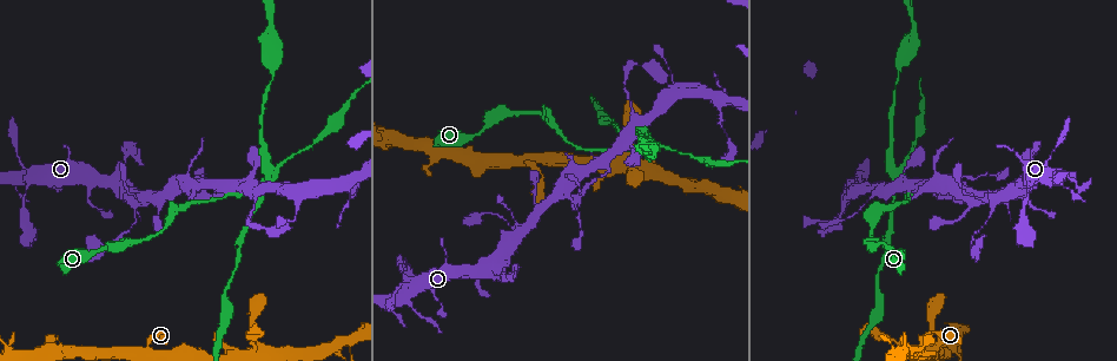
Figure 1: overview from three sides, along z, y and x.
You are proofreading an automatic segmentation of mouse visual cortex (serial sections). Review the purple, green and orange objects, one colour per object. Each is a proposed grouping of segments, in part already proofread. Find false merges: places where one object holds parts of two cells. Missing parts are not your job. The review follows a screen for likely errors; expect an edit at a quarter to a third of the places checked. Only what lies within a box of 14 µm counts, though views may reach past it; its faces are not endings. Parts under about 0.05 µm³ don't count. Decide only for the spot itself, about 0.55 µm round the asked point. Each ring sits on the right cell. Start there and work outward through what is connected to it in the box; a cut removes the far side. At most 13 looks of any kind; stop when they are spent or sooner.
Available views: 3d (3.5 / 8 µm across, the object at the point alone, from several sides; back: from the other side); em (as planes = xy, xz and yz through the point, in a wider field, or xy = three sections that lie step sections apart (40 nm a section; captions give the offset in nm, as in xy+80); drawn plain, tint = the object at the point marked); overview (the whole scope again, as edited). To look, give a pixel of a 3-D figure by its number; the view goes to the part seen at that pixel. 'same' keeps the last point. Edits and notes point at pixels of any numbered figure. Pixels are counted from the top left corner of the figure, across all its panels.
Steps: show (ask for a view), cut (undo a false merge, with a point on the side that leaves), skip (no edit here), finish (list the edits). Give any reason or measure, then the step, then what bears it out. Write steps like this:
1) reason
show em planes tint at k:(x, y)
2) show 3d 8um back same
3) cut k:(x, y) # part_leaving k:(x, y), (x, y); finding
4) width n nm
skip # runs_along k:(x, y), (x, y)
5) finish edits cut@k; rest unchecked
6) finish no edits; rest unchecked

four or more arms meet
show 3d 8um at 1:(562, 192)

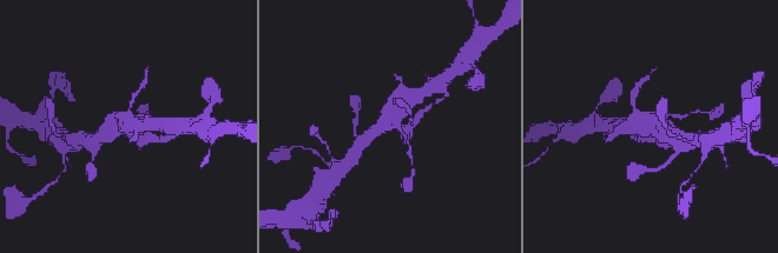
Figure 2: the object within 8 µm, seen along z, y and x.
arms 4; arm_widths 150, 150, 450, 500 nm; now the EM
show em xy step 5 tint at 2:(654, 123)

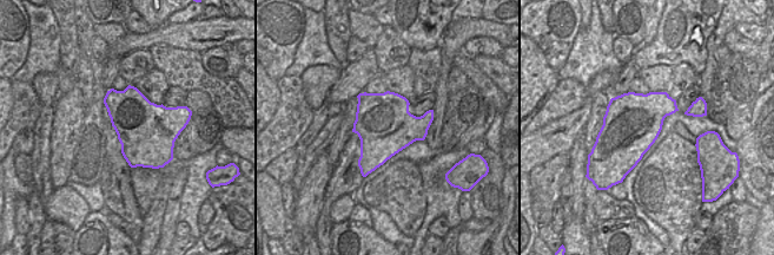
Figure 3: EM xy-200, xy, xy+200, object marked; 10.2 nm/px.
skip # runs_along 2:(363, 140), (409, 99); one cell here

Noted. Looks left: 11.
thick turns thin
show 3d 3.5um back at 1:(675, 83)

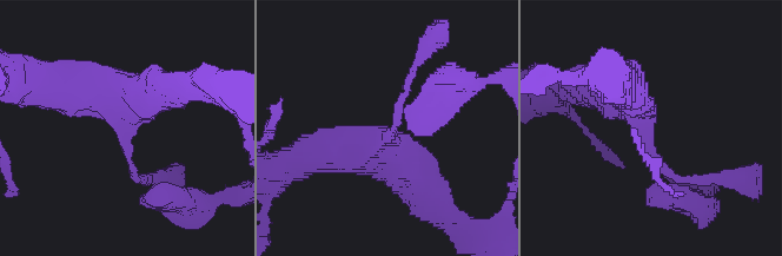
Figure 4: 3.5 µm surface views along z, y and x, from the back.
show em planes tint at 4:(391, 130)

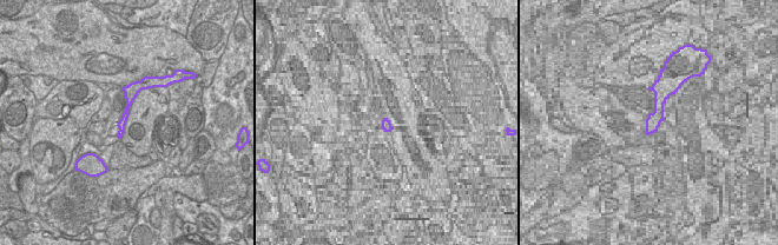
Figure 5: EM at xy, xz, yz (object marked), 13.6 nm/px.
skip # runs_along 5:(134, 87), (131, 91), (122, 127); all the same cell

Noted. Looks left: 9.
looks like a crossing
show 3d 3.5um at 1:(892, 177)

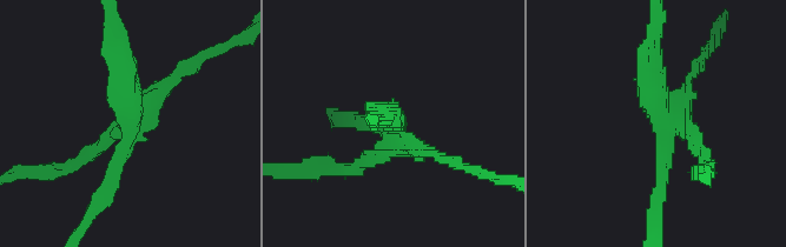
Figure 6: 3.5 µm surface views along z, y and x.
show em xy step 3 tint at 6:(667, 124)

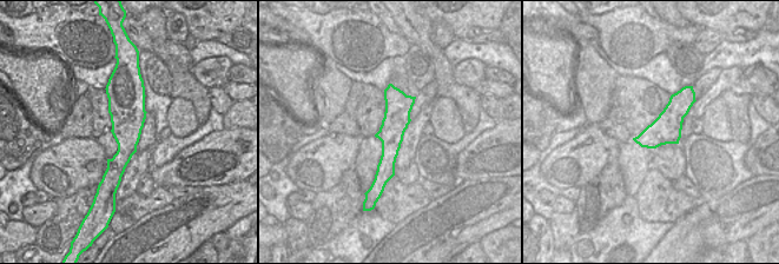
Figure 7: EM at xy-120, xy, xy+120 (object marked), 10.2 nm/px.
cut 6:(119, 87) # border 7:(405, 94), (394, 117), (404, 130); two cells meet here

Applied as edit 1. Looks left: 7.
sudden change in width
show 3d 3.5um at 1:(916, 138)

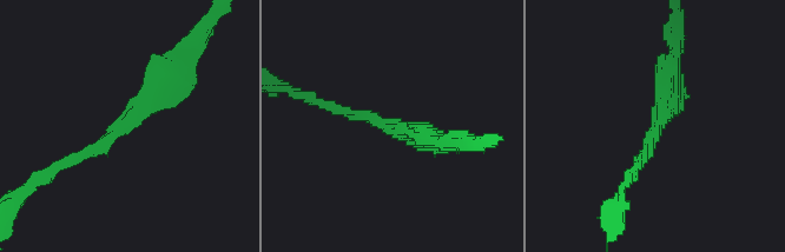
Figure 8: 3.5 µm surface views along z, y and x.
arm_widths 150, 300 nm
show em xy step 5 tint at 8:(386, 126)

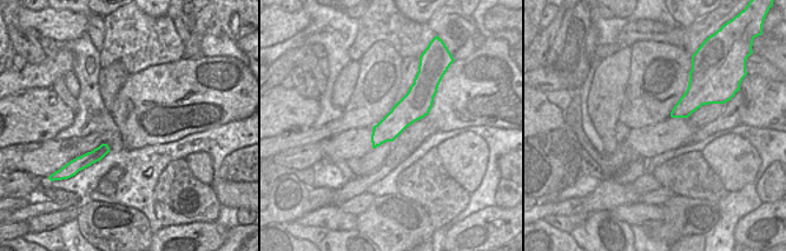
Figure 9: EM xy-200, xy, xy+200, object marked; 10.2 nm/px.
skip # runs_along 9:(417, 80), (417, 99), (375, 143); all the same cell

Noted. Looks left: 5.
sharp bend
show 3d 3.5um at 1:(134, 151)

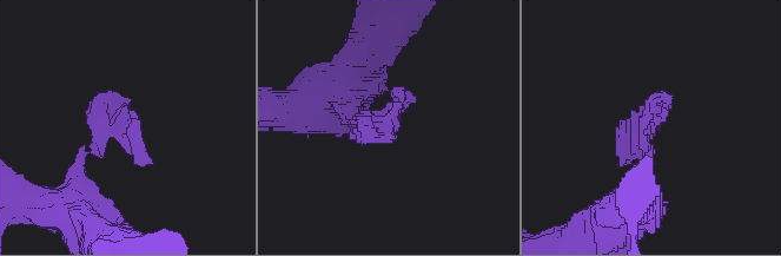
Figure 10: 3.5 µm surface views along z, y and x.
show em planes tint at 10:(117, 126)

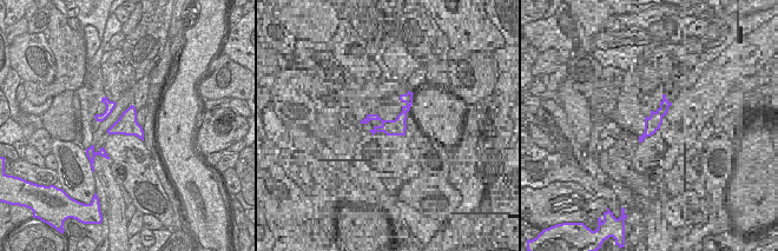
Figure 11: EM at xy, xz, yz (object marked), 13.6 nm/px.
cut 10:(656, 105) # part_leaving 10:(649, 149), (649, 128), (622, 164); a second cell is stuck on

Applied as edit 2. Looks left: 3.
finish edits cut@6, cut@10; rest unchecked

